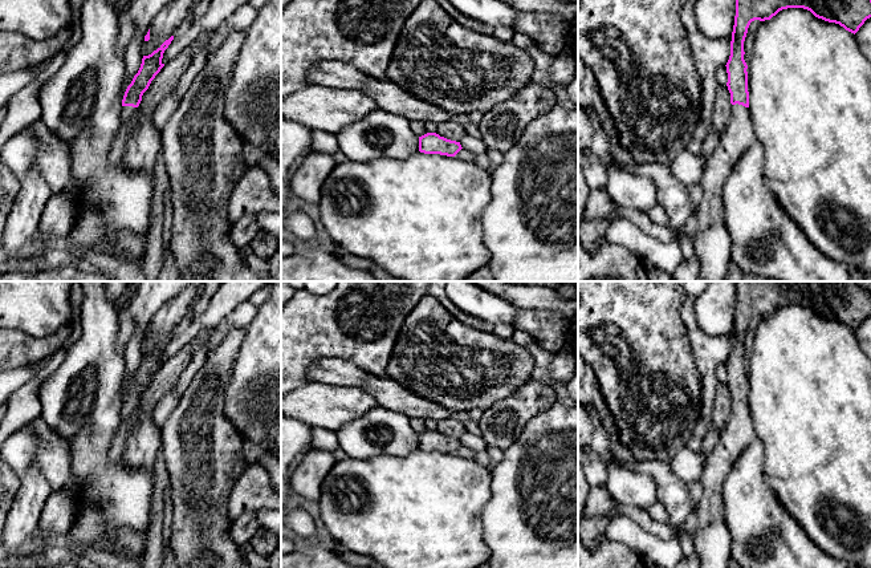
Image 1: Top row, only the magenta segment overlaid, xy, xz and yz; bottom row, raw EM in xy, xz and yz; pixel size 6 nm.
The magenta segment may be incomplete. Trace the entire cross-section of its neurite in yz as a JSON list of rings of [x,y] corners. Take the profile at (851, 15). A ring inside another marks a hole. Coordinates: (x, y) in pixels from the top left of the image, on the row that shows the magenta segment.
[[[736,0],[736,16],[726,62],[728,90],[730,93],[730,118],[720,143],[708,159],[701,175],[703,199],[688,222],[672,232],[675,242],[684,236],[691,242],[699,232],[724,224],[723,190],[728,175],[744,151],[757,141],[749,111],[748,65],[744,60],[744,41],[752,21],[770,20],[780,11],[803,8],[815,17],[835,23],[856,33],[871,17],[871,0]]]

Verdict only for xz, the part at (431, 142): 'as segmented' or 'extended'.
as segmented

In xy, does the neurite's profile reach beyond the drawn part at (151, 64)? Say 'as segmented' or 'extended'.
extended

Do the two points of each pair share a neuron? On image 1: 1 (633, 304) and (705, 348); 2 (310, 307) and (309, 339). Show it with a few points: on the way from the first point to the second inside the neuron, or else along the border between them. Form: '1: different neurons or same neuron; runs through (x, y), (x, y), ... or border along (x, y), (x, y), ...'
1: different neurons; border along (680, 307), (680, 315), (696, 368)
2: same neuron; runs through (310, 315), (309, 331)

